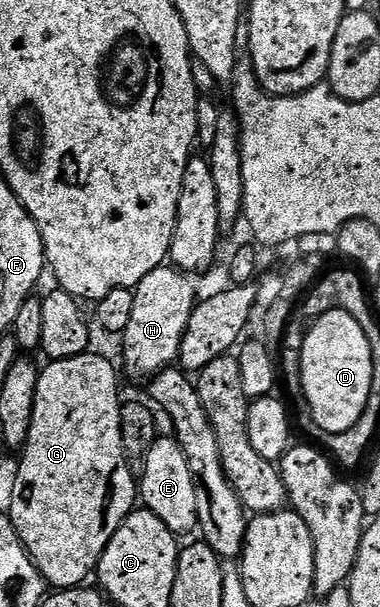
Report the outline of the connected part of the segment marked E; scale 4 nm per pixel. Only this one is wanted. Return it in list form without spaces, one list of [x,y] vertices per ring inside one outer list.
[[[156,437],[155,443],[142,459],[143,478],[141,474],[141,502],[146,509],[165,524],[176,536],[187,534],[199,525],[197,512],[197,494],[194,492],[193,474],[189,470],[186,454],[179,447],[175,438]]]

